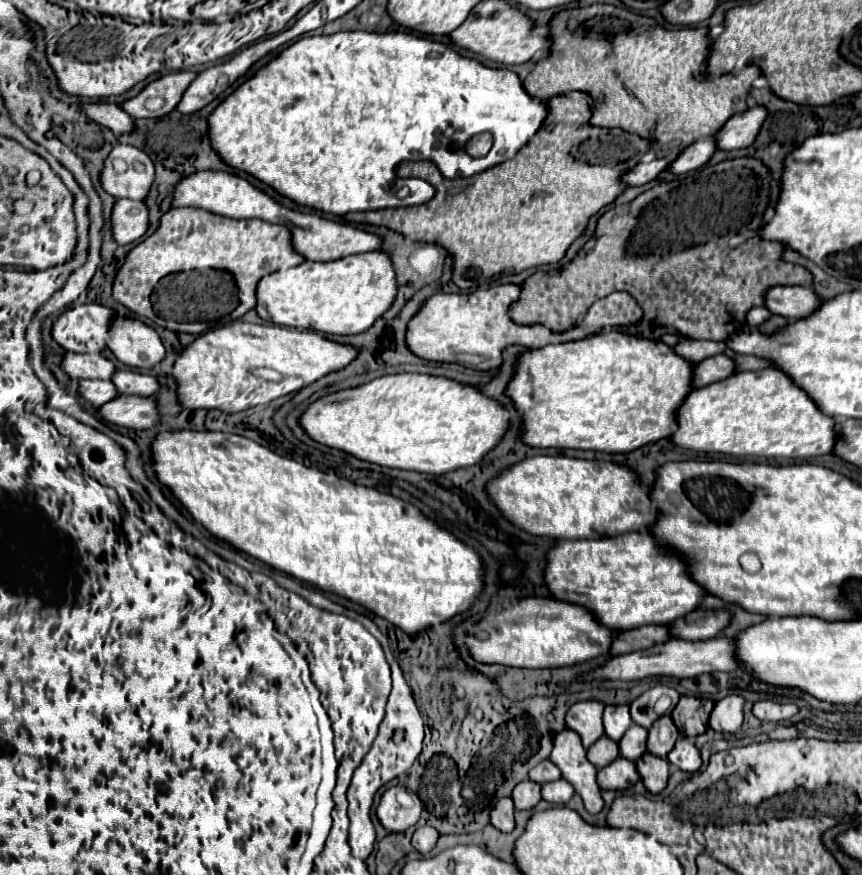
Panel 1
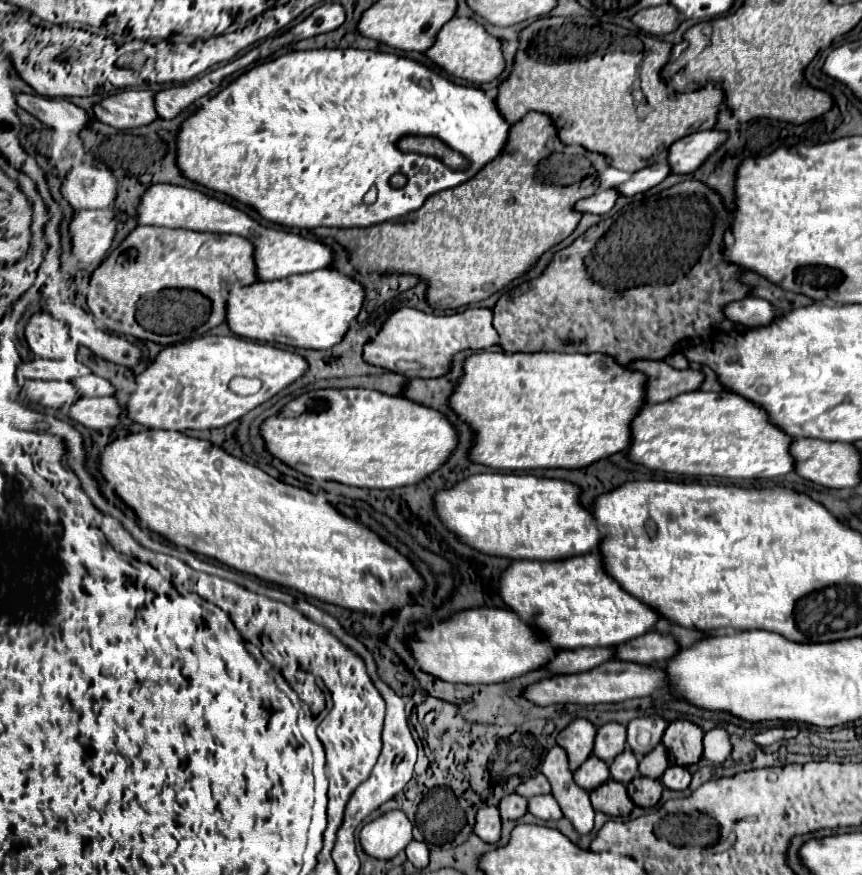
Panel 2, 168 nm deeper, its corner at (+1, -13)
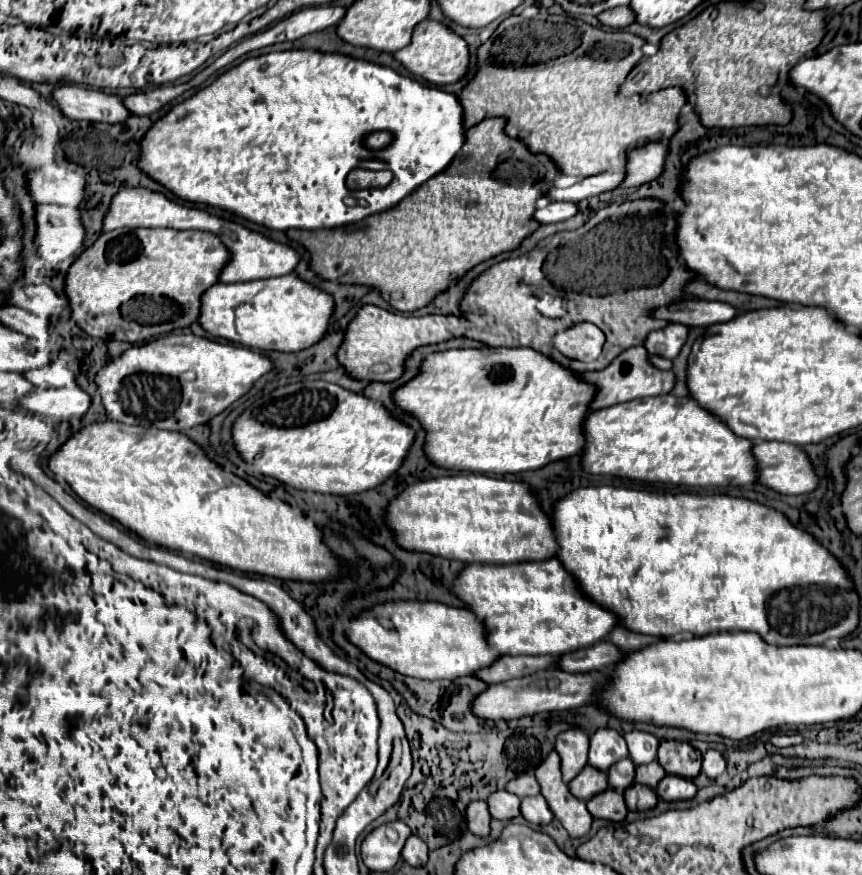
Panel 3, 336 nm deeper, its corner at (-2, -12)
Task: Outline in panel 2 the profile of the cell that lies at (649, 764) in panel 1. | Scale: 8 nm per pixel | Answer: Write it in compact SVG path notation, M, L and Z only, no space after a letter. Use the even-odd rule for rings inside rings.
M636 776L626 786L626 790L628 790L628 796L634 800L636 806L650 808L650 806L654 806L660 800L662 784L660 784L660 780L648 780L644 776Z

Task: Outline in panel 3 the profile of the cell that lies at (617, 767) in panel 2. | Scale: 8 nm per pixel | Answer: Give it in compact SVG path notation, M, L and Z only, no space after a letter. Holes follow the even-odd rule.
M625 757L607 771L607 777L609 777L609 785L613 789L625 791L635 779L635 763L631 763L631 759Z

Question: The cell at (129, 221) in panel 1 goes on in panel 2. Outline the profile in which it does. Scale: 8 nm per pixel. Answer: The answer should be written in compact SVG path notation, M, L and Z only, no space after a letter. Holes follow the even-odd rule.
M74 208L70 222L70 248L78 264L98 262L114 238L114 212L110 208Z

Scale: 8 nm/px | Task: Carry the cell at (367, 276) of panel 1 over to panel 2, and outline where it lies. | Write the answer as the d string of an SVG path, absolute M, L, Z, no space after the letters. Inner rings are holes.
M324 268L232 290L226 298L226 324L230 332L240 338L326 350L344 338L362 302L364 288L358 282L338 270Z

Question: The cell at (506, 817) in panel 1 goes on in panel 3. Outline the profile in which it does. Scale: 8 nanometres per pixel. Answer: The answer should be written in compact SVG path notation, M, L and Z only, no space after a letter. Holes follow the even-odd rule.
M471 801L467 807L467 827L473 835L487 837L491 833L491 813L485 801Z

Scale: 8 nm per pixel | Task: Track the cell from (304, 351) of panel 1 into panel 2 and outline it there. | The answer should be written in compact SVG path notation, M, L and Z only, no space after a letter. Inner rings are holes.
M200 336L160 350L148 368L134 376L136 388L124 408L132 422L146 428L178 432L222 428L264 400L270 400L282 388L298 380L306 368L308 362L290 350L240 336ZM234 376L254 376L262 382L262 388L254 396L238 396L228 388Z

